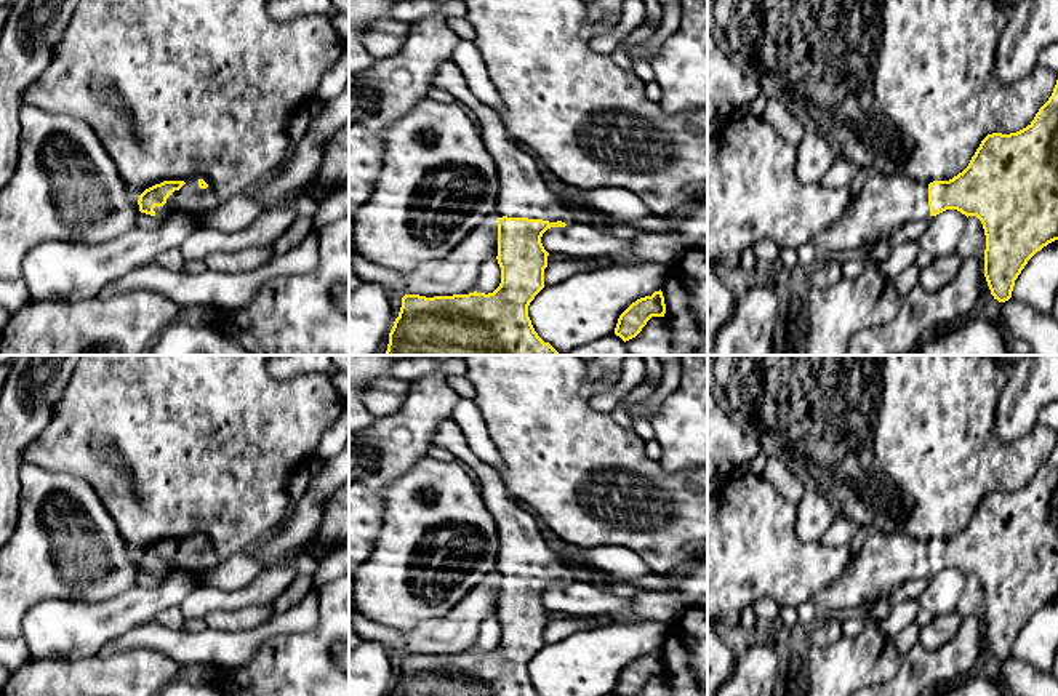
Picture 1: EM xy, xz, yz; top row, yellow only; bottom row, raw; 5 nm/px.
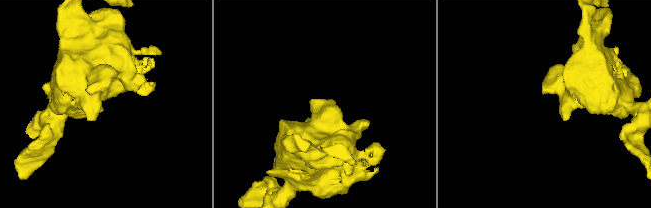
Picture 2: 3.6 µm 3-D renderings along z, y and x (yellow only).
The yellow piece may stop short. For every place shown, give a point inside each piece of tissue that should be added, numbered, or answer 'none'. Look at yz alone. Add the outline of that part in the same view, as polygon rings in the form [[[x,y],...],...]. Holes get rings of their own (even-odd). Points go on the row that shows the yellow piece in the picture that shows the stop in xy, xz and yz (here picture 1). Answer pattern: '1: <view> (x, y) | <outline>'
1: yz (885, 204) | [[[872,174],[844,216],[812,242],[821,254],[848,251],[912,221],[930,219],[928,184],[911,178]]]

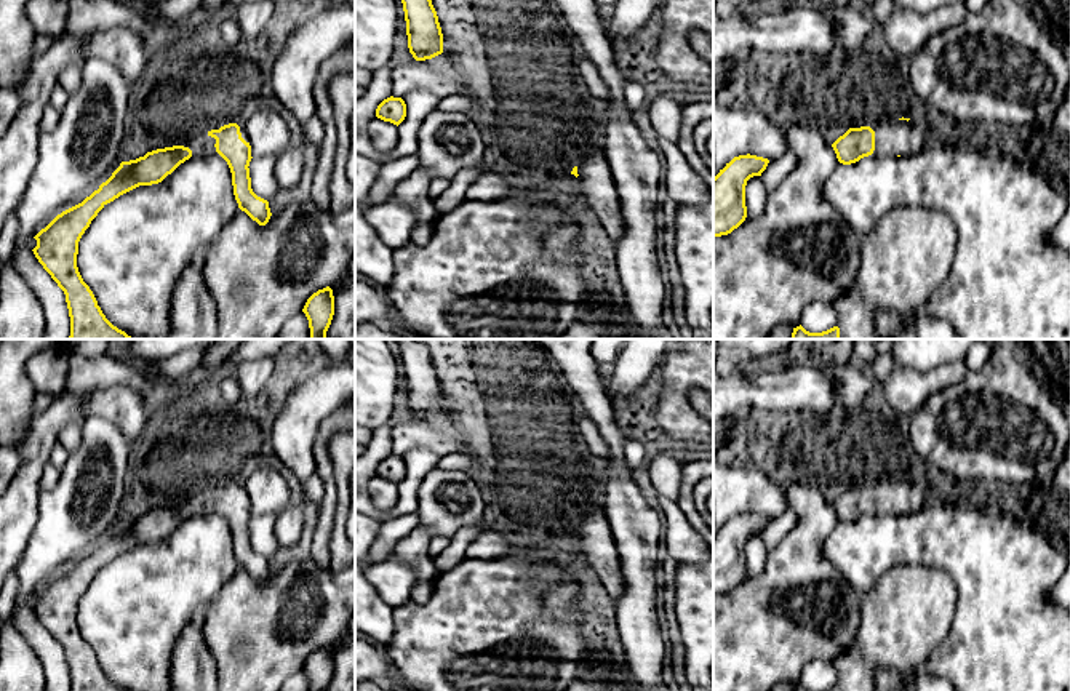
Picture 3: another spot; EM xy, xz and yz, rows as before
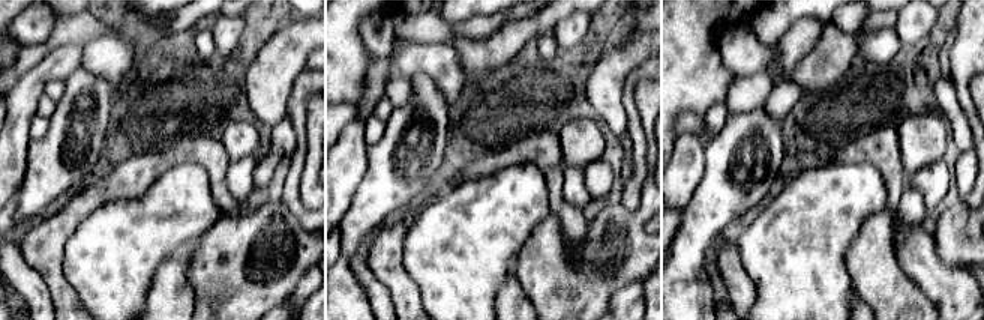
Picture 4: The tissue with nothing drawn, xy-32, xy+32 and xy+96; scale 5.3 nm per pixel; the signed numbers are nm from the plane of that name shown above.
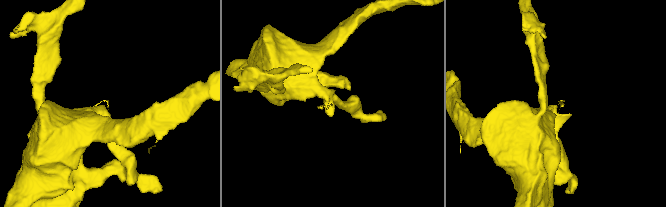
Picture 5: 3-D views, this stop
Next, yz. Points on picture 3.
1: yz (902, 138) | [[[896,120],[880,123],[872,130],[875,131],[875,150],[870,157],[912,157],[931,142],[926,123]]]

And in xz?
1: xz (597, 184) | [[[590,144],[581,152],[577,163],[579,194],[587,197],[587,216],[598,229],[609,253],[621,240],[624,226],[621,214],[621,198],[609,170],[605,150]]]

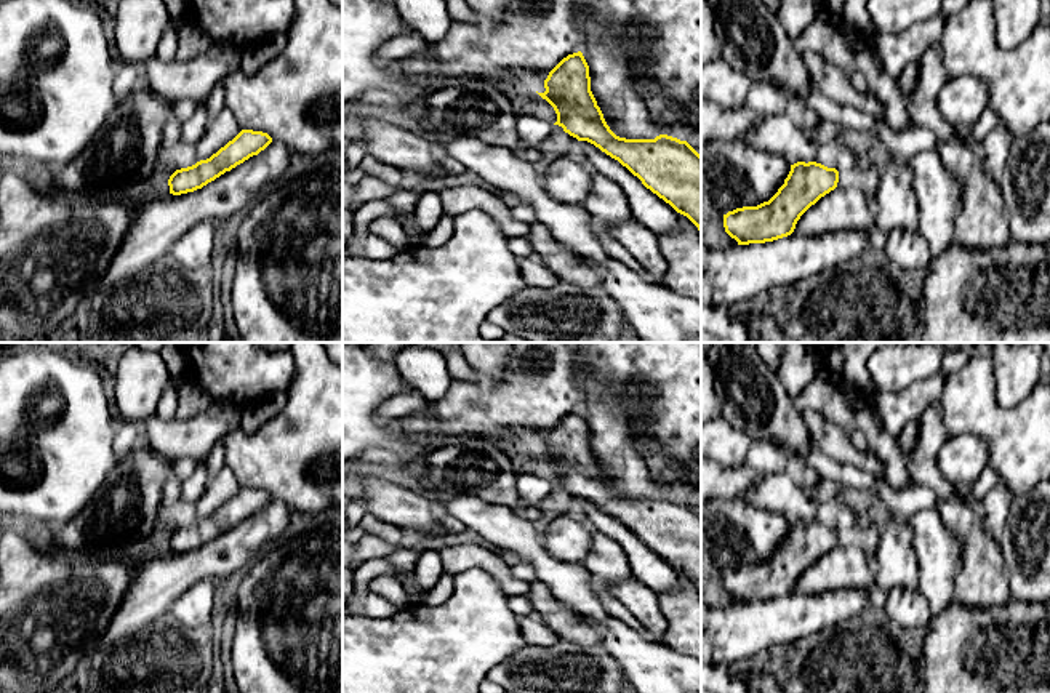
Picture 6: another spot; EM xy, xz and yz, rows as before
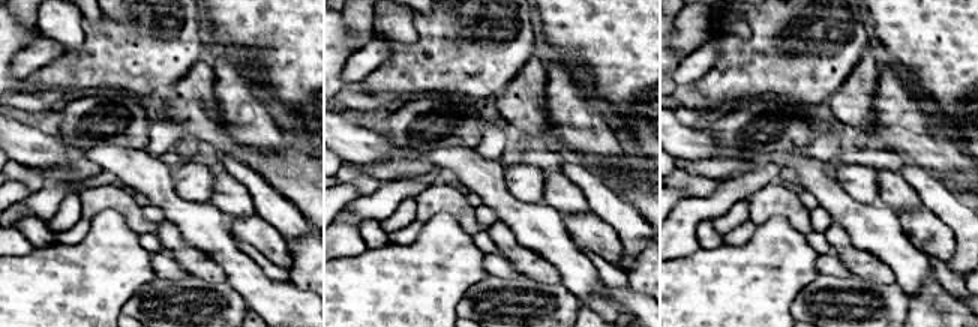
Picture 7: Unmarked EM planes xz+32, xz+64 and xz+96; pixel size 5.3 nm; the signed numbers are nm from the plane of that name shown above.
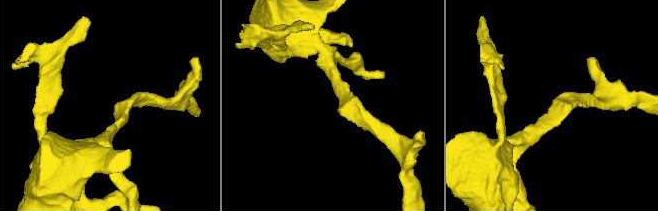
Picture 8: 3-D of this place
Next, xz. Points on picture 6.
none

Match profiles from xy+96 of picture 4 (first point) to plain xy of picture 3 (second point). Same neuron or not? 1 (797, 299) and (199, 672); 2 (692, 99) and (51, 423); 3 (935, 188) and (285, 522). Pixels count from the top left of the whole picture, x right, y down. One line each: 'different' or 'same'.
1: different
2: different
3: same

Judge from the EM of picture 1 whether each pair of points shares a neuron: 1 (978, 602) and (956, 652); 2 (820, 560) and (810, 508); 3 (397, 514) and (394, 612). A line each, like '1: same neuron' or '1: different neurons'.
1: different neurons
2: different neurons
3: same neuron

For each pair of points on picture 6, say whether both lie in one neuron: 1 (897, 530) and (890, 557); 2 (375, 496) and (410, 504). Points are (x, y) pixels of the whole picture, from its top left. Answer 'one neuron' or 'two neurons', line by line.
1: one neuron
2: one neuron

